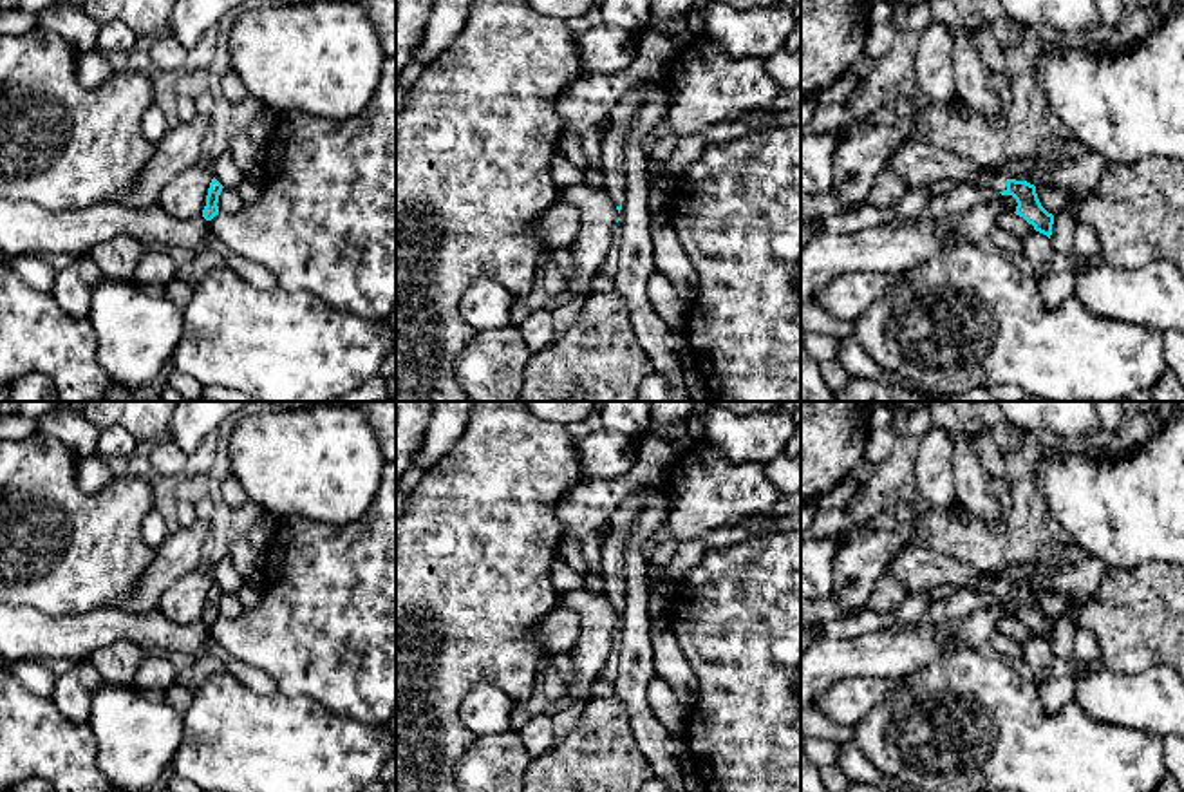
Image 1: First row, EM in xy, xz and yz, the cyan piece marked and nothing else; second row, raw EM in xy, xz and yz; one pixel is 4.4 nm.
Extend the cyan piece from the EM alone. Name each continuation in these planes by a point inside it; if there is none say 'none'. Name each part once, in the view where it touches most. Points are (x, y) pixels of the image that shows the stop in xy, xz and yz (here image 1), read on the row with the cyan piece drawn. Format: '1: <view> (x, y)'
1: yz (917, 163)

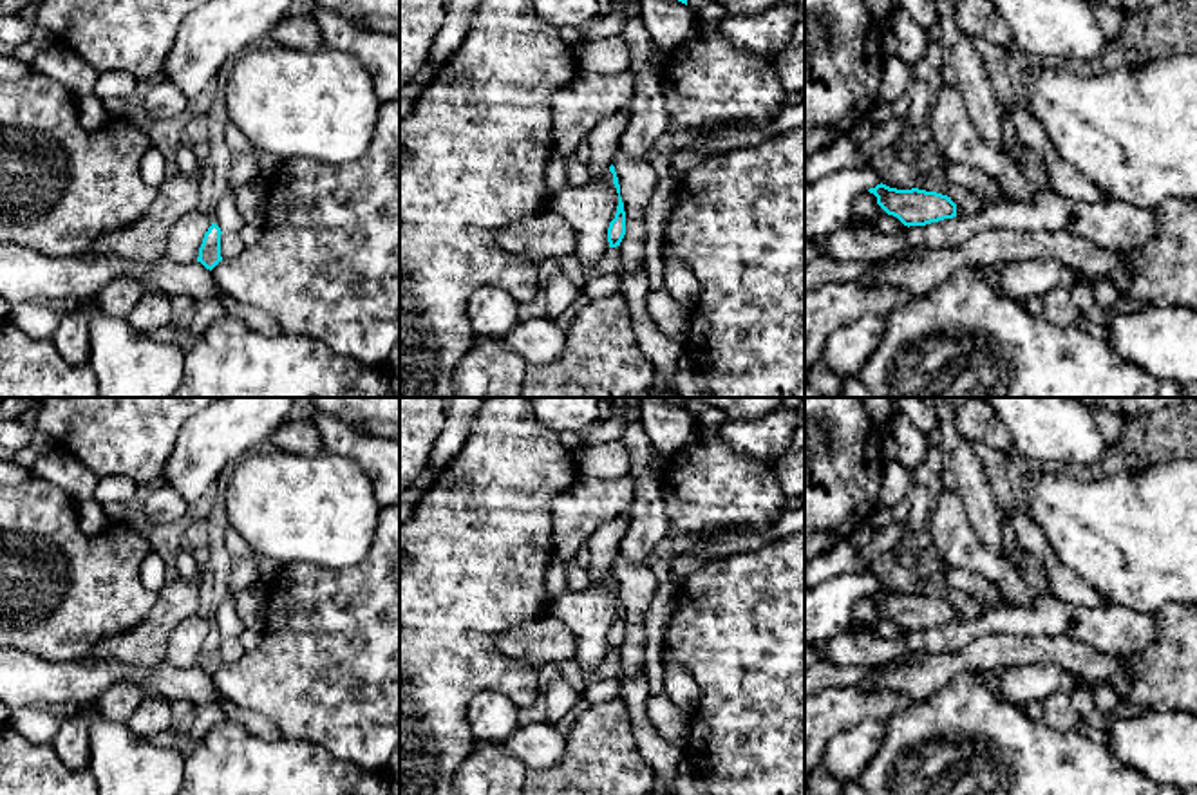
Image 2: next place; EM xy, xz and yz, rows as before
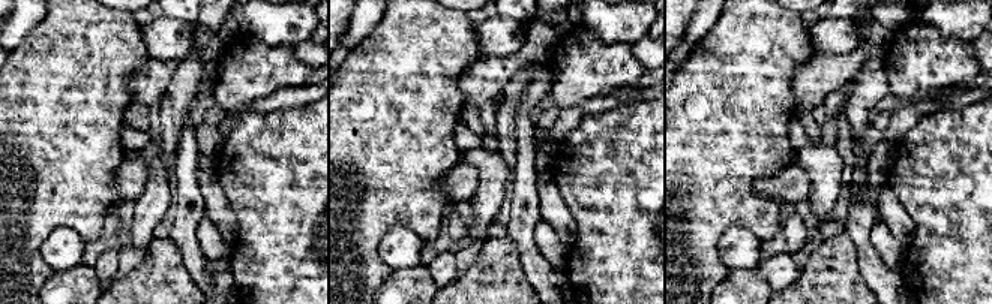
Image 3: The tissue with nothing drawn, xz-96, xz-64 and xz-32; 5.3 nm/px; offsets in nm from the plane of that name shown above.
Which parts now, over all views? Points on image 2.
none

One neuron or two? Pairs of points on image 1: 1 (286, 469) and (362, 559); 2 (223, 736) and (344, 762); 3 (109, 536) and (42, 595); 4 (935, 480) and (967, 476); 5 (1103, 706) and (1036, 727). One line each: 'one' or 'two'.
1: two
2: one
3: one
4: two
5: two

